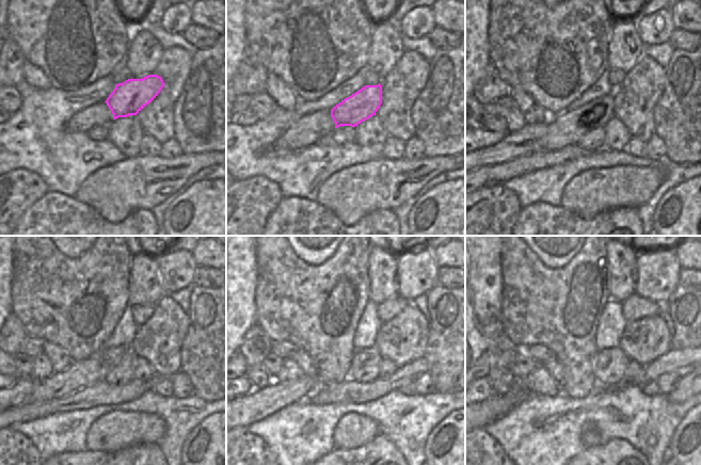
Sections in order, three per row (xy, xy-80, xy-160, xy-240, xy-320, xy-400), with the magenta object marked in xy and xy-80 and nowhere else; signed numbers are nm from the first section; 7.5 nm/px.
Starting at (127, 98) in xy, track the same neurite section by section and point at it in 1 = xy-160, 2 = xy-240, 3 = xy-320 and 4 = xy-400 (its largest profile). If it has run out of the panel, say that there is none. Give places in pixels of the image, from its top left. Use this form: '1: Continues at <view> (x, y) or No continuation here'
1: Continues at xy-160 (567, 128)
2: Continues at xy-240 (81, 373)
3: Continues at xy-320 (259, 403)
4: Continues at xy-400 (487, 412).

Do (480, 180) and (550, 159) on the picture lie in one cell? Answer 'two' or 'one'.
one

